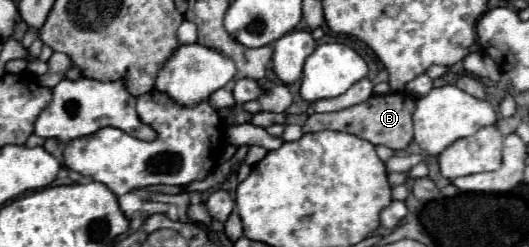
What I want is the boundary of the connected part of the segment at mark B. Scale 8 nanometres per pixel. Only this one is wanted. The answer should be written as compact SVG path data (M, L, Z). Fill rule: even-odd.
M394 92L394 94L384 94L378 96L374 94L370 100L338 110L338 112L328 112L328 114L312 114L302 126L302 132L320 132L320 130L338 130L338 132L348 132L358 138L364 138L372 144L382 144L392 150L404 150L412 142L412 114L416 108L416 98L408 92Z

